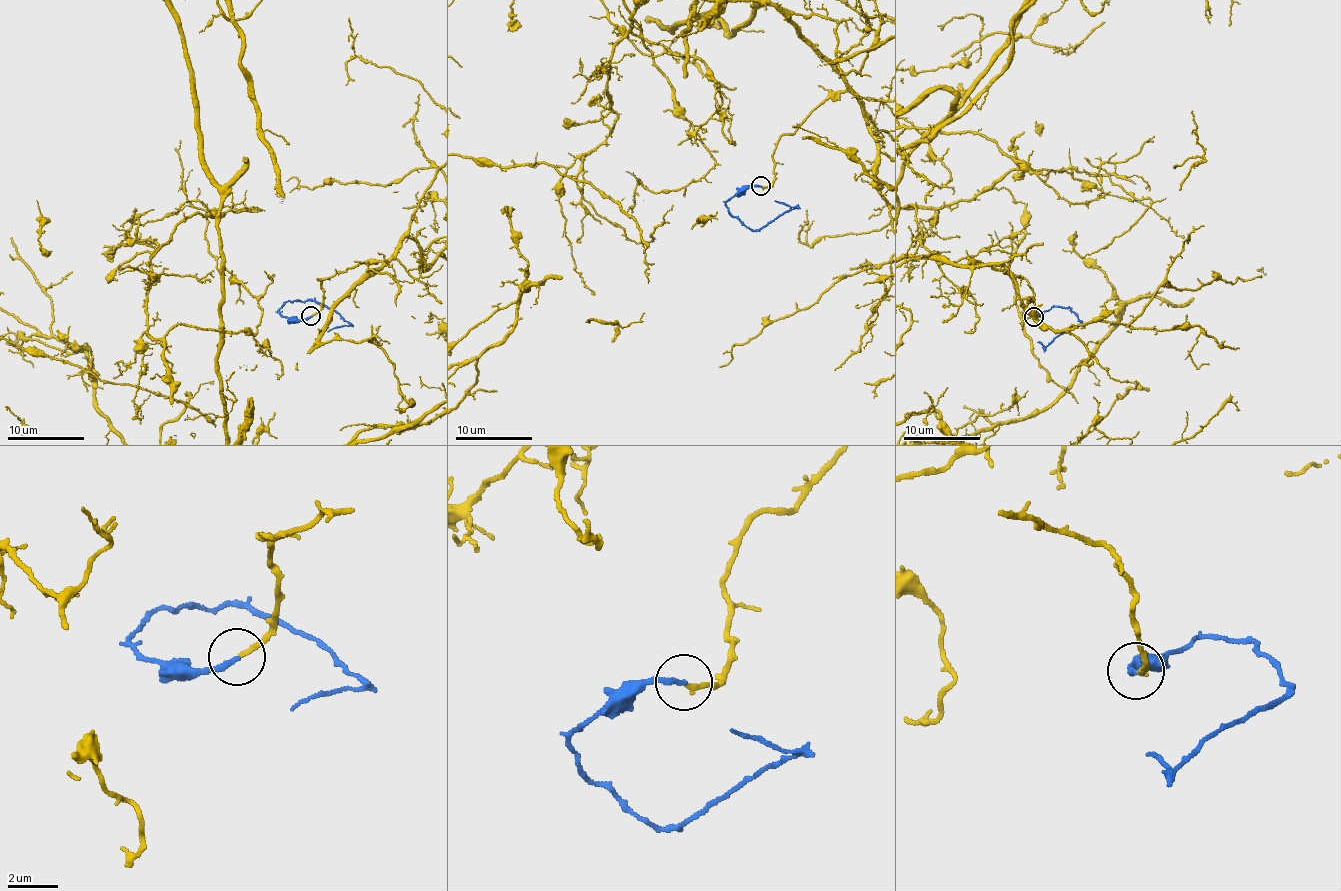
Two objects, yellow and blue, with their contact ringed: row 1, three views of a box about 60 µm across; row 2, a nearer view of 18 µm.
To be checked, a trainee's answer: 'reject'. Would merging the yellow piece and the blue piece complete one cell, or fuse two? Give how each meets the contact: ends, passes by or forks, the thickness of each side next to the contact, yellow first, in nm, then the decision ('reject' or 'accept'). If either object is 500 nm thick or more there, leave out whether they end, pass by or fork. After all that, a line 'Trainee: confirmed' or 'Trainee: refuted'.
yellow ends | blue ends | 190/200 nm | accept
Trainee: refuted

